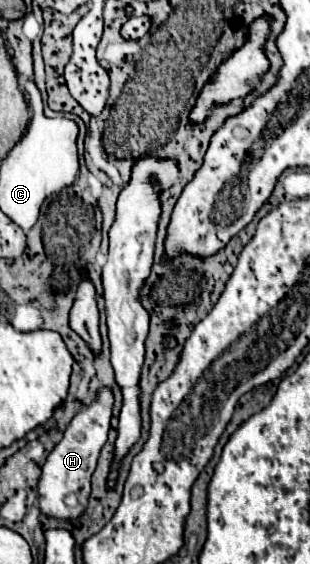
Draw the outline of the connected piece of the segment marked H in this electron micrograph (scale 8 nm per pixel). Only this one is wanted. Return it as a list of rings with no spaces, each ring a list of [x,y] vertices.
[[[101,389],[95,401],[85,411],[73,417],[73,421],[65,429],[63,439],[49,453],[47,463],[43,465],[43,475],[37,485],[37,509],[49,519],[77,521],[85,513],[89,491],[91,491],[89,479],[91,479],[91,473],[95,471],[99,451],[107,441],[111,407],[113,407],[111,389]]]

